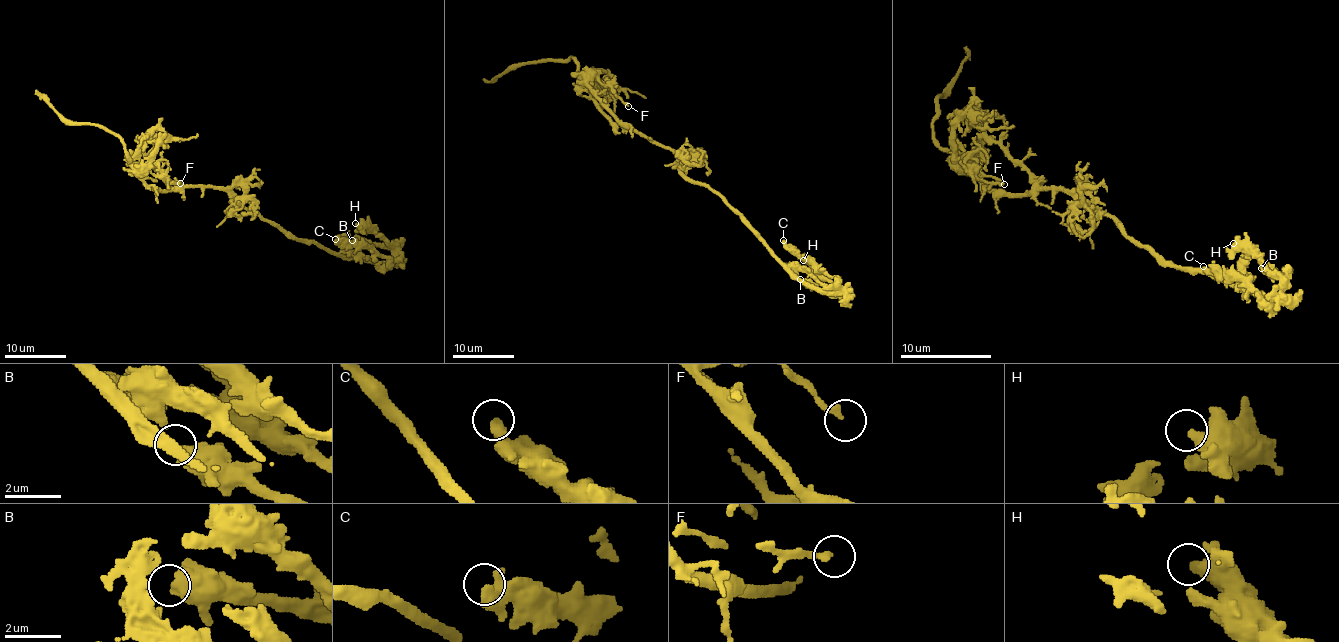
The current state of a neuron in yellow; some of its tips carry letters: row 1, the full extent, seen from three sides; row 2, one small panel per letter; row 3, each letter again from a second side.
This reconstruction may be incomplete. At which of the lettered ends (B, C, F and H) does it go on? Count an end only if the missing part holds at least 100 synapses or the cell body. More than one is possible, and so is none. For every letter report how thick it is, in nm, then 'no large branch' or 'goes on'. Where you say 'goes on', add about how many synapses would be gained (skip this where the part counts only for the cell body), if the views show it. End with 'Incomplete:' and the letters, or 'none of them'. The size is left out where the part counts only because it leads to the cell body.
B: calibre 400 nm; no large branch
C: calibre 360 nm; no large branch
F: calibre 220 nm; no large branch
H: calibre 480 nm; no large branch
Incomplete: none of them

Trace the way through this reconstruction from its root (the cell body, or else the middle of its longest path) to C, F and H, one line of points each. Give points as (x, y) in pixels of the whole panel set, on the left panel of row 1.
C: (234, 200), (298, 239), (315, 240), (336, 253), (361, 253), (387, 265), (384, 257), (335, 239)
F: (234, 200), (227, 191), (217, 188), (176, 186), (151, 189), (139, 177), (149, 171), (162, 180), (180, 183)
H: (234, 200), (298, 239), (315, 240), (347, 257), (387, 262), (392, 249), (378, 236), (355, 223)

